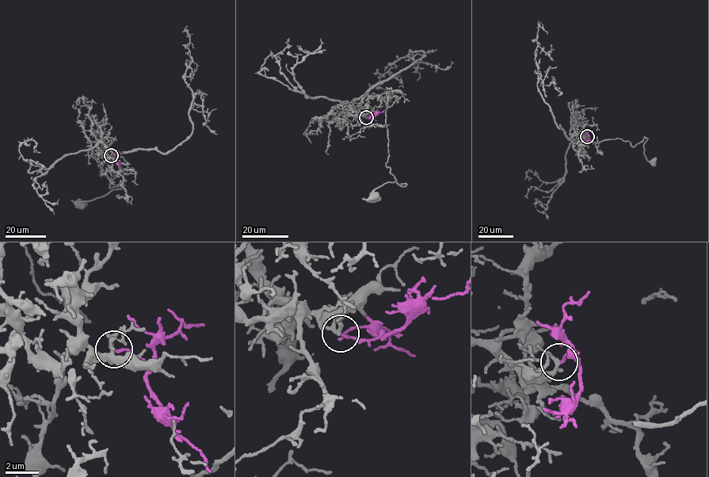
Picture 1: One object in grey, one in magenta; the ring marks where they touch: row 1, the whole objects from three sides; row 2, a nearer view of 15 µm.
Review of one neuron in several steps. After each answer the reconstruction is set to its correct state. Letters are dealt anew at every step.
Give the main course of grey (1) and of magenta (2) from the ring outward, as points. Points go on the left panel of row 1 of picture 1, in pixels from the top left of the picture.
1: (112, 155), (108, 156), (106, 146), (127, 167), (110, 179), (109, 188), (117, 185), (123, 188), (81, 205)
2: (111, 156), (114, 156), (123, 170)

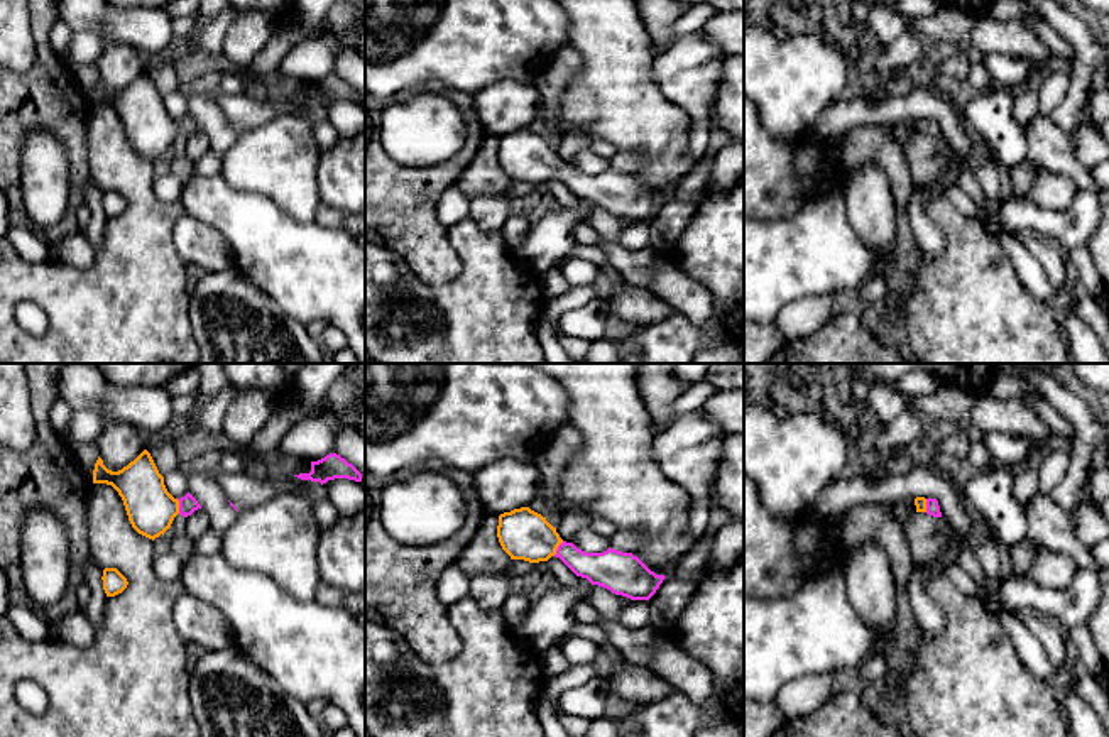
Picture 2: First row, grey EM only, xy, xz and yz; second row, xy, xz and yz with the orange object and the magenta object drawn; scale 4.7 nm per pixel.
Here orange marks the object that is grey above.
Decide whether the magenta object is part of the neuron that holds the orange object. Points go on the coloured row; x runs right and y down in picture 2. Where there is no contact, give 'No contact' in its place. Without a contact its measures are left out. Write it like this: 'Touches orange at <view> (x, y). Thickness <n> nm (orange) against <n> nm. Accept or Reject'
Touches orange at xy (178, 506). Thickness 240 nm (orange) against 90 nm. Accept

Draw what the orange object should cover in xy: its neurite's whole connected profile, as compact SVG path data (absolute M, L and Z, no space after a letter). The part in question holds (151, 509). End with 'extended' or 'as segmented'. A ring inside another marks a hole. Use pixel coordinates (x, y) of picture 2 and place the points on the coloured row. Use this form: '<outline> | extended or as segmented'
M147 450L118 472L108 470L98 456L93 483L112 485L123 500L132 527L152 541L171 527L178 514L188 517L201 509L189 492L181 499L167 492Z | extended

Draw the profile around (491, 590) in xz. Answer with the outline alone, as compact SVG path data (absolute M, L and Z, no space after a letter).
M505 571L470 578L470 597L483 610L499 610L507 597L511 576Z

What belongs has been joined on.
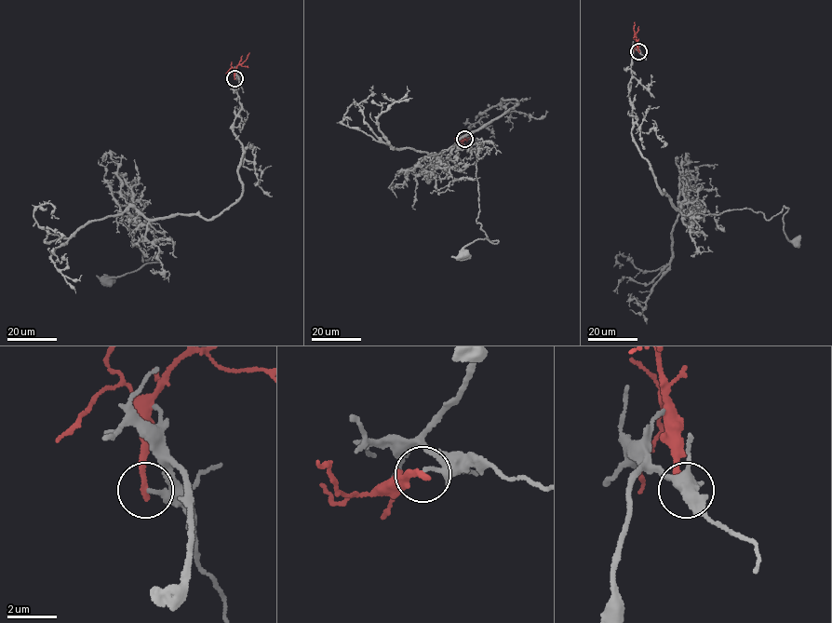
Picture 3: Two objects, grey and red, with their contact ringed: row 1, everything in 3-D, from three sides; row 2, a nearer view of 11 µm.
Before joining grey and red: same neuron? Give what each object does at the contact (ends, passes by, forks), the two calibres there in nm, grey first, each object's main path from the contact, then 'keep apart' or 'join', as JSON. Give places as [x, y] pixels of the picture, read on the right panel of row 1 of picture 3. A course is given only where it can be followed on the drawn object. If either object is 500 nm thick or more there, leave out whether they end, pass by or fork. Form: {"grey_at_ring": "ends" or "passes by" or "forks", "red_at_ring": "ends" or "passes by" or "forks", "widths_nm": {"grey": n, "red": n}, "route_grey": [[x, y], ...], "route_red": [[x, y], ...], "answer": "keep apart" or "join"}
{"grey_at_ring": "ends", "red_at_ring": "ends", "widths_nm": {"grey": 170, "red": 260}, "route_grey": [[638, 51], [632, 135], [661, 194], [686, 215], [746, 208], [770, 220], [785, 206], [783, 231], [796, 243]], "route_red": [[638, 51], [634, 22]], "answer": "keep apart"}

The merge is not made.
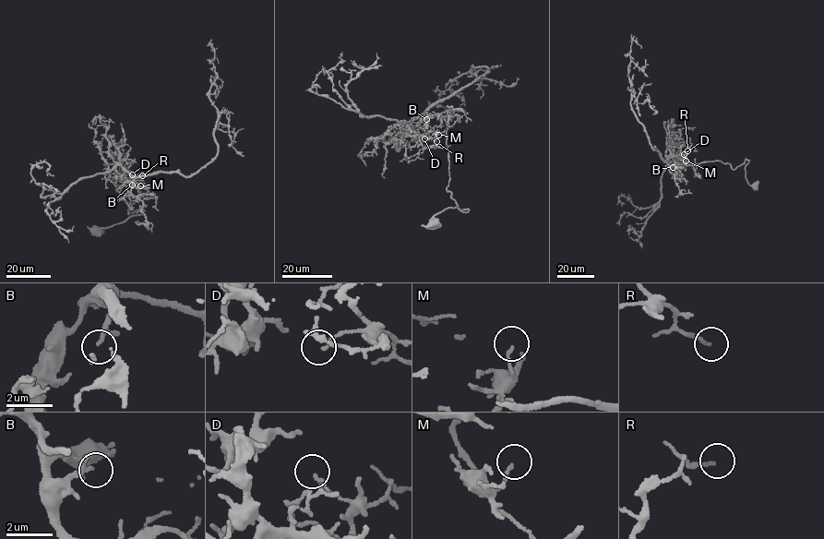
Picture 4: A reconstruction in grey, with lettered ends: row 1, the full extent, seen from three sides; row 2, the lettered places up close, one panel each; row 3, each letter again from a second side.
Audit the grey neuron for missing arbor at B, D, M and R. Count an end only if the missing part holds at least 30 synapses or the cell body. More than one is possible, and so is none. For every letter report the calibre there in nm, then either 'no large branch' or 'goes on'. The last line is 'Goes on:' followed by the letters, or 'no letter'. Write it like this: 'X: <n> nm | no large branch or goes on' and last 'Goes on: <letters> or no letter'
B: 130 nm | goes on
D: 110 nm | no large branch
M: 120 nm | no large branch
R: 110 nm | no large branch
Goes on: B

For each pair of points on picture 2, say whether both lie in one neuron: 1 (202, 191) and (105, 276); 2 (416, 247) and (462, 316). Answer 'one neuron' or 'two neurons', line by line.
1: two neurons
2: two neurons

